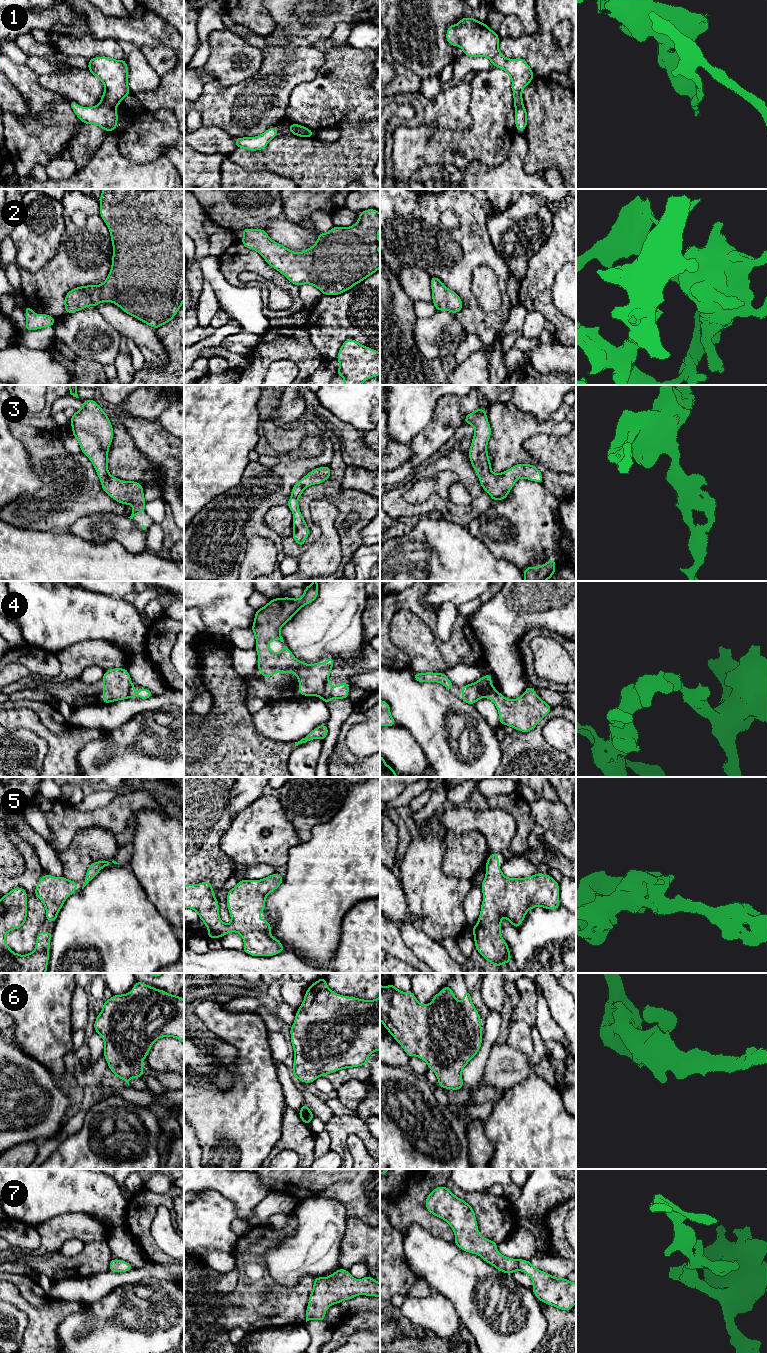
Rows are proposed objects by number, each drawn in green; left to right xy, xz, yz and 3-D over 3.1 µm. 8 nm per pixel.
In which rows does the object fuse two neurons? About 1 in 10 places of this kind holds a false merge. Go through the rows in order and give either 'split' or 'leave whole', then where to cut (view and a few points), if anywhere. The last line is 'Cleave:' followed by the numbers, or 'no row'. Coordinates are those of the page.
1: split; cut in xy along (99, 103), (115, 107)
2: leave whole; no cut
3: leave whole; no cut
4: split; cut in xz along (327, 680), (324, 692), (320, 697)
5: leave whole; no cut
6: leave whole; no cut
7: leave whole; no cut
Cleave: 1, 4

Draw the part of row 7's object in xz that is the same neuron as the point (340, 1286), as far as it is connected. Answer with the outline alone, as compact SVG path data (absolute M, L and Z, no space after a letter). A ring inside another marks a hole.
M341 1268L328 1277L316 1277L306 1308L306 1322L312 1319L325 1321L325 1312L332 1304L358 1295L380 1298L380 1283L369 1275L357 1280Z

